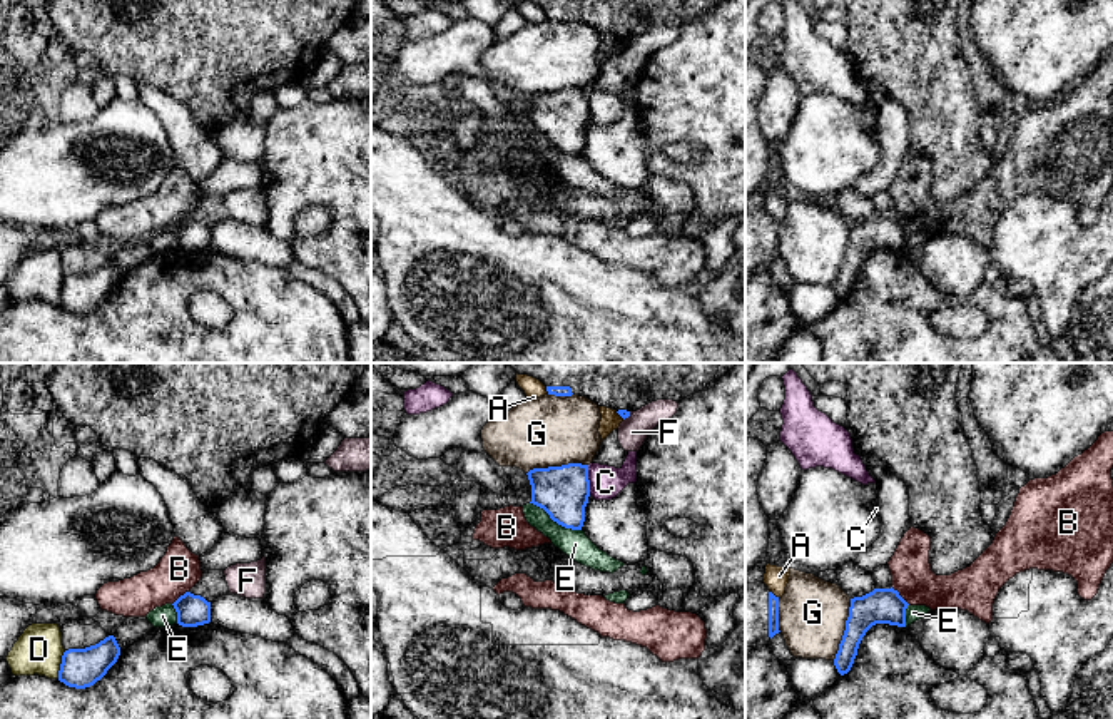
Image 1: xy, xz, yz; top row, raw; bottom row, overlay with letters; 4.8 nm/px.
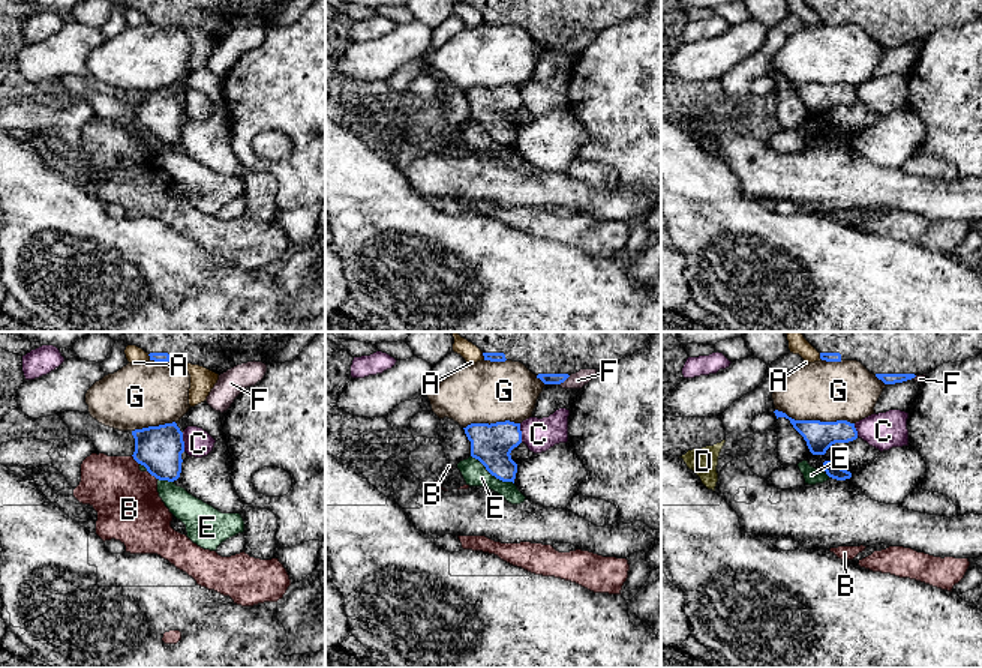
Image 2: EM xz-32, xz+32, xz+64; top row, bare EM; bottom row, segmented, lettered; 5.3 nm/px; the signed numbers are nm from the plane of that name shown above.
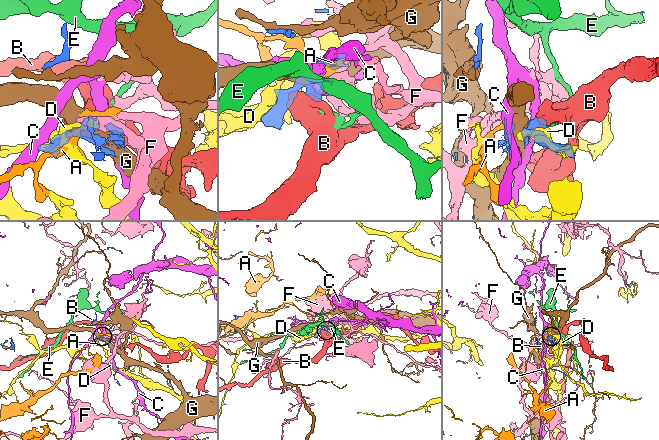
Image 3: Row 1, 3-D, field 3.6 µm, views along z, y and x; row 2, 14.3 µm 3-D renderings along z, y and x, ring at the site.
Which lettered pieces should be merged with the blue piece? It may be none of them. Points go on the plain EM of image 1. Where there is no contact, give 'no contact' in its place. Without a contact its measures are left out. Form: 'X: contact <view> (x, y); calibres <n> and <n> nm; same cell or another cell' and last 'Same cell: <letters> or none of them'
A: contact yz (774, 221); calibres 50 and 110 nm; another cell
B: contact yz (899, 221); calibres 180 and 200 nm; another cell
C: contact xz (589, 106); calibres 240 and 160 nm; another cell
D: contact xy (60, 290); calibres 190 and 220 nm; another cell
E: contact xz (555, 146); calibres 240 and 140 nm; another cell
F: contact xz (627, 42); calibres 50 and 140 nm; another cell
G: contact xz (557, 92); calibres 240 and 340 nm; another cell
Same cell: none of them

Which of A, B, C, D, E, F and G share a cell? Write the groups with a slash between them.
A / B / C / D / E / F / G

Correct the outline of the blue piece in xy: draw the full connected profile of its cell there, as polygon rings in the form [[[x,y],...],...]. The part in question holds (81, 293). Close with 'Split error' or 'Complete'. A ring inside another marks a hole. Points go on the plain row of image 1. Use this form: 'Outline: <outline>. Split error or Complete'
Outline: [[[114,261],[85,274],[69,274],[62,281],[58,306],[75,314],[90,313],[107,299],[119,281],[120,273]]]. Complete

